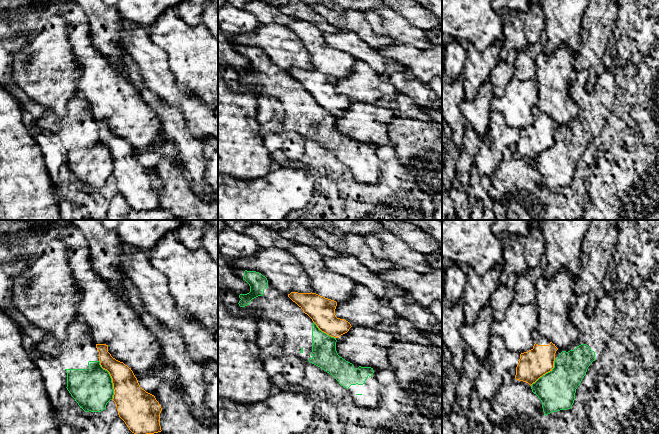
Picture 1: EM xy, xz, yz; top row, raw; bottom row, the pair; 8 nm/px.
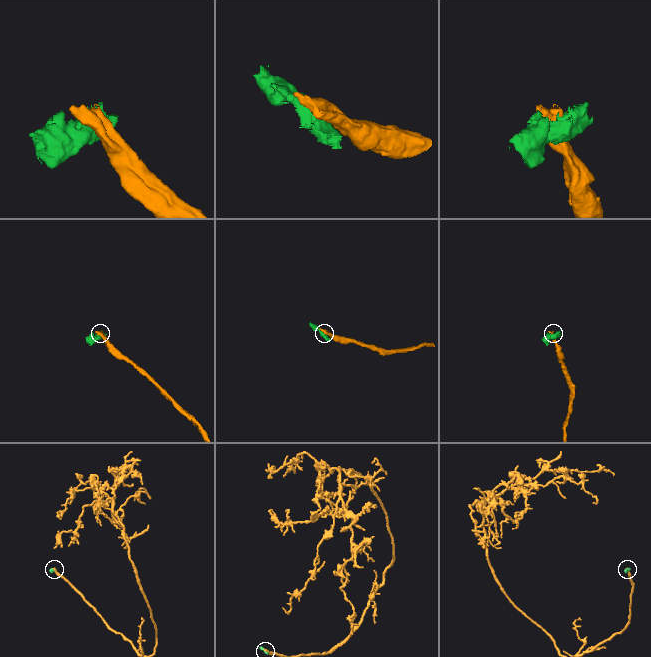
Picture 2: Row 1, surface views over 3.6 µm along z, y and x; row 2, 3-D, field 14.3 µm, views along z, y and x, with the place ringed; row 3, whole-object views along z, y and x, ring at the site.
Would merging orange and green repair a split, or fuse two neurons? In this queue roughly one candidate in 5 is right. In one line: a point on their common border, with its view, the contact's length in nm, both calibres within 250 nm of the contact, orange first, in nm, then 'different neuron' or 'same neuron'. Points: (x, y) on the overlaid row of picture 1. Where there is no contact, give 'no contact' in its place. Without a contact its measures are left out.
xy (112, 379) | 340 nm | 280/340 nm | different neuron

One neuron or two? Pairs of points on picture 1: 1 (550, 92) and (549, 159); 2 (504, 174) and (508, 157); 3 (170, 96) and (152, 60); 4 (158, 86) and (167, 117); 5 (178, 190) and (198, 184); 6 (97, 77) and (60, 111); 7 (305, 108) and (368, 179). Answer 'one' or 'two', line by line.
1: two
2: one
3: one
4: two
5: two
6: two
7: one

